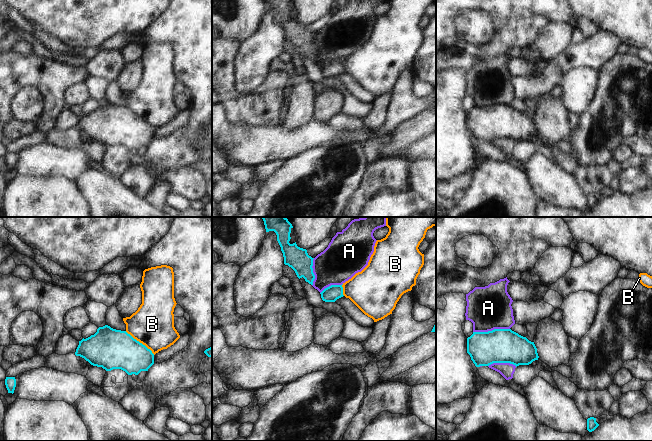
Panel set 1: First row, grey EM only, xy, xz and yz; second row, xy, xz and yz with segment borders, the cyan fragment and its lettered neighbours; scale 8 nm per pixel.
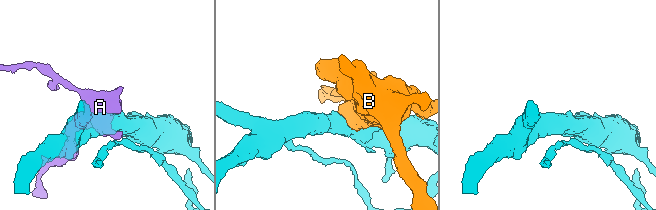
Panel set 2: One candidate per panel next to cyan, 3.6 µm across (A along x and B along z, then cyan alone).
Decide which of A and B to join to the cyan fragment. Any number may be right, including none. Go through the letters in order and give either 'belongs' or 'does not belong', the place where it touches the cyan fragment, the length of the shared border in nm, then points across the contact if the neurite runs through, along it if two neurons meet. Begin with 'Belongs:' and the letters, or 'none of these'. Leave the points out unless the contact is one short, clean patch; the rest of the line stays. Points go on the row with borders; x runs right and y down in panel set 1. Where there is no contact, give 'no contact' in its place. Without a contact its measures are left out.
Belongs: none of these
A: does not belong; contact yz (492, 330); length 300 nm
B: does not belong; contact xy (139, 342); length 300 nm

